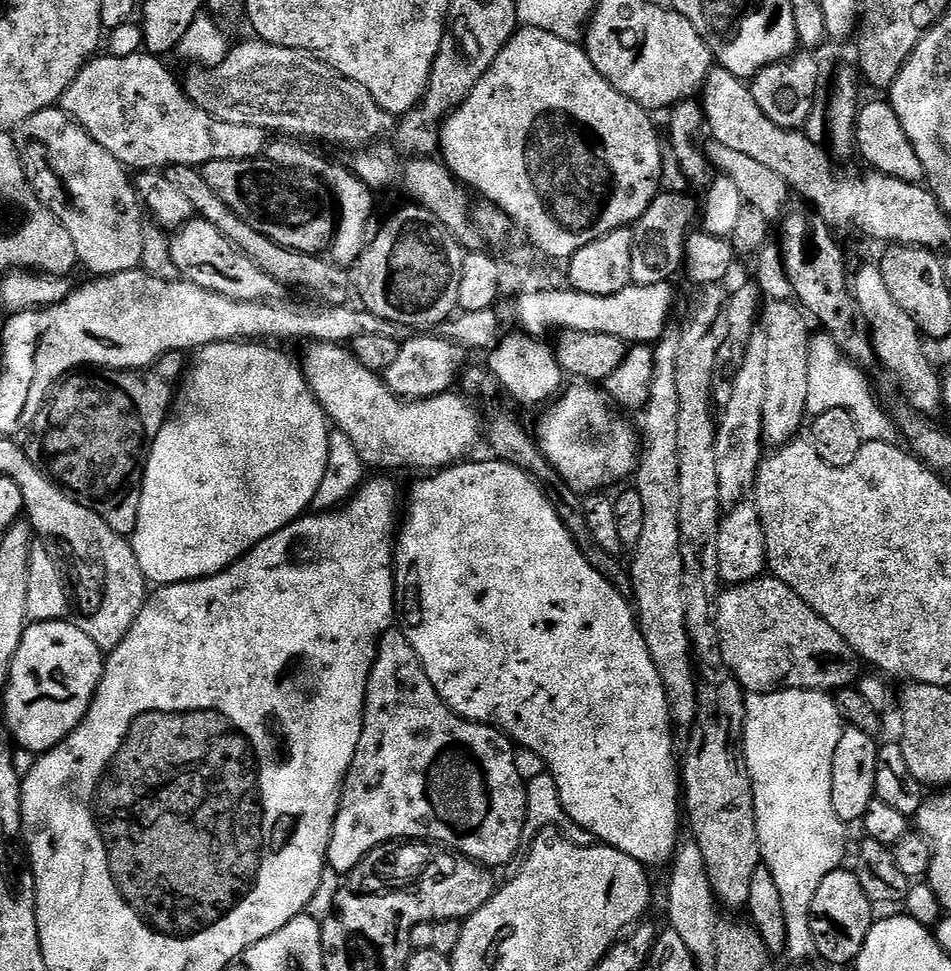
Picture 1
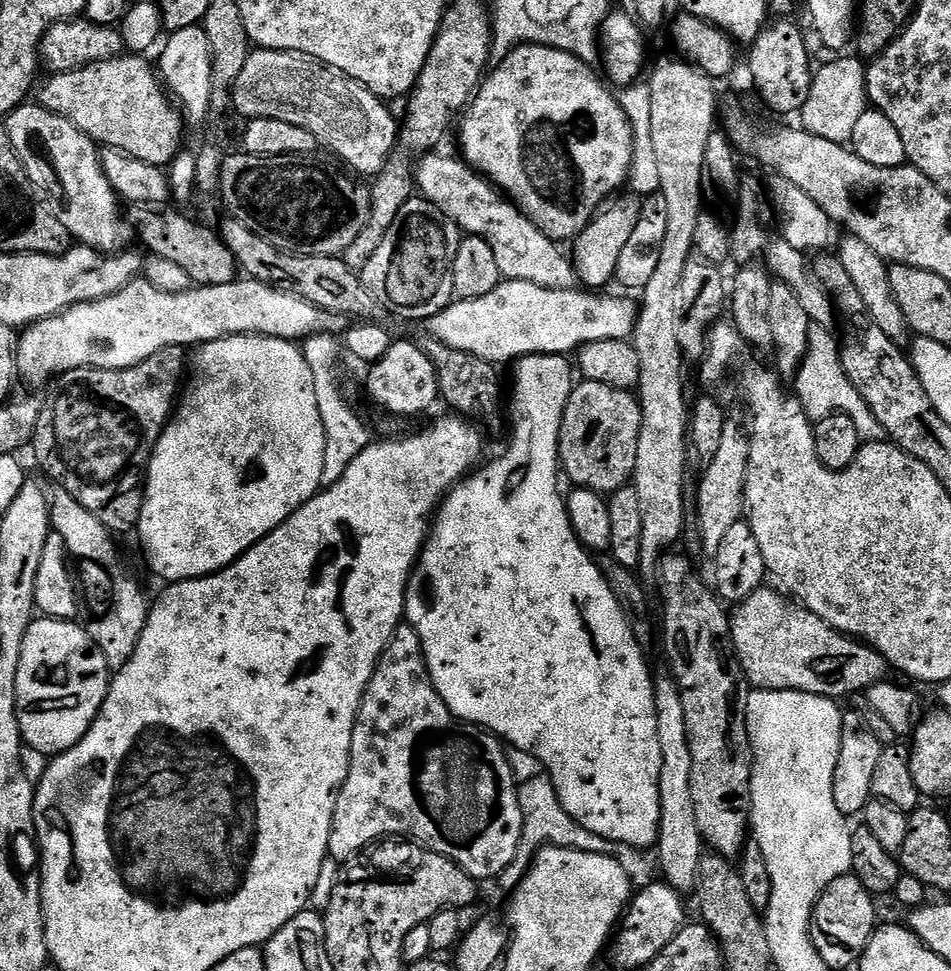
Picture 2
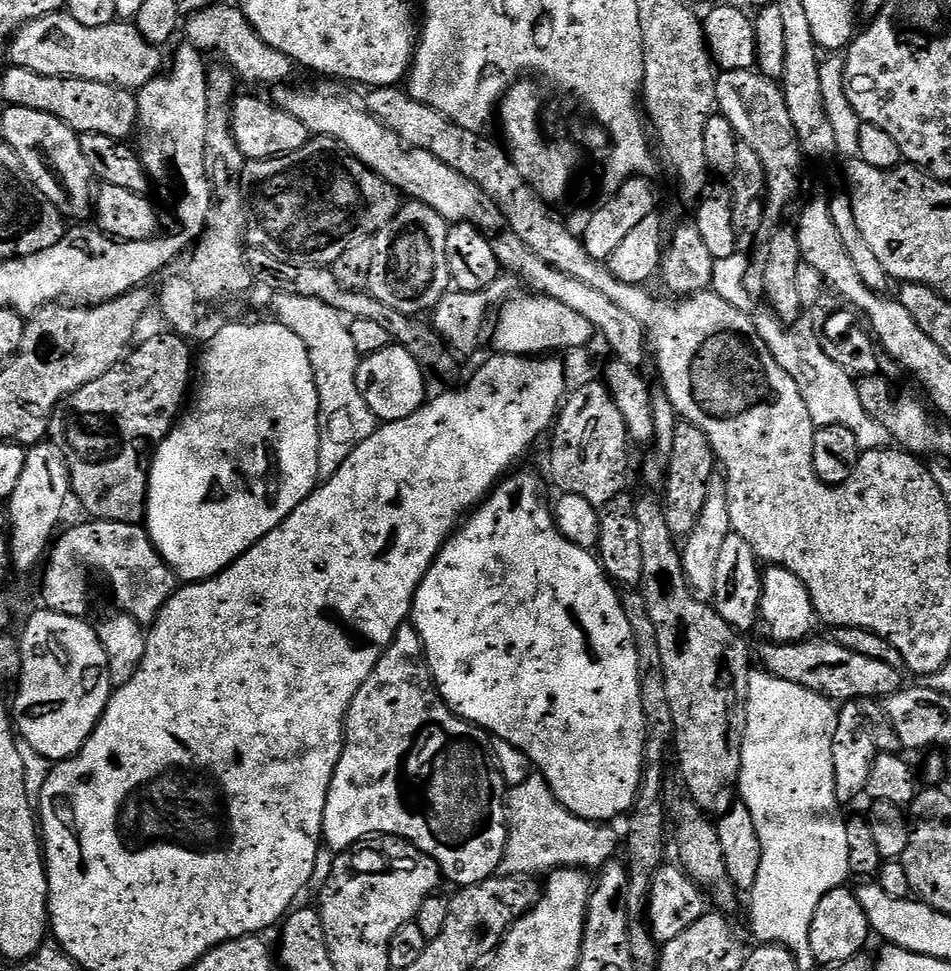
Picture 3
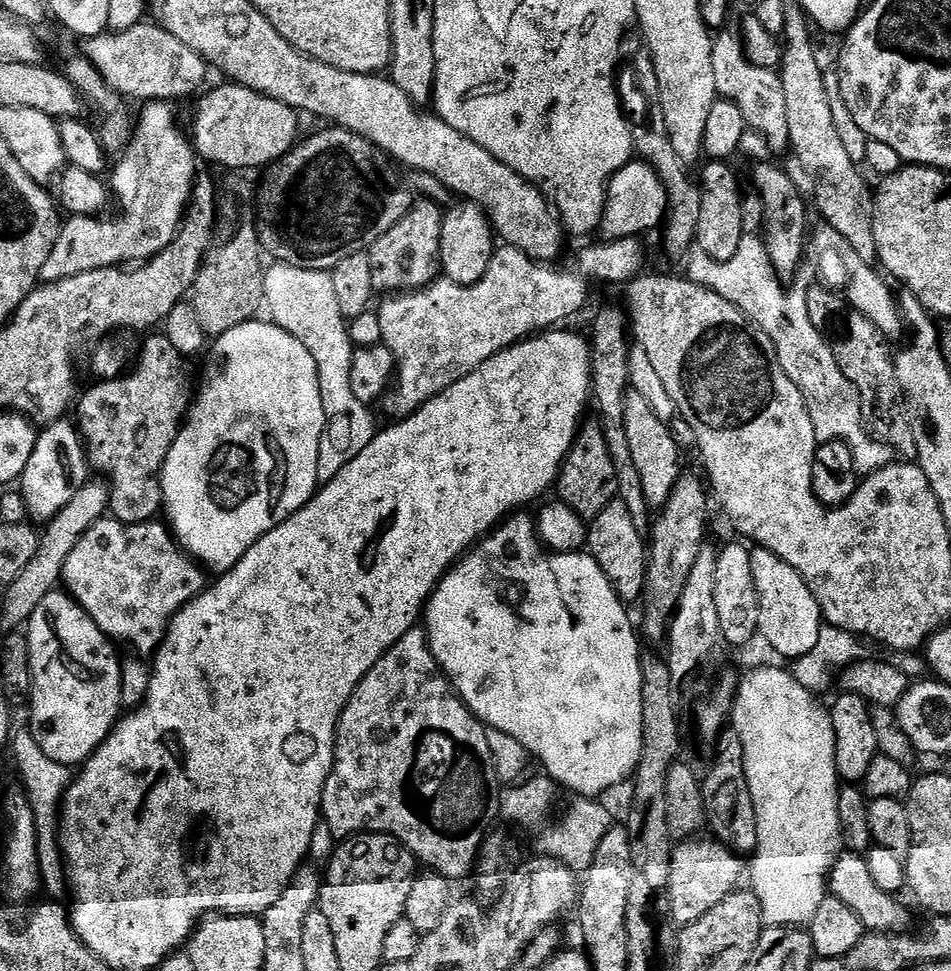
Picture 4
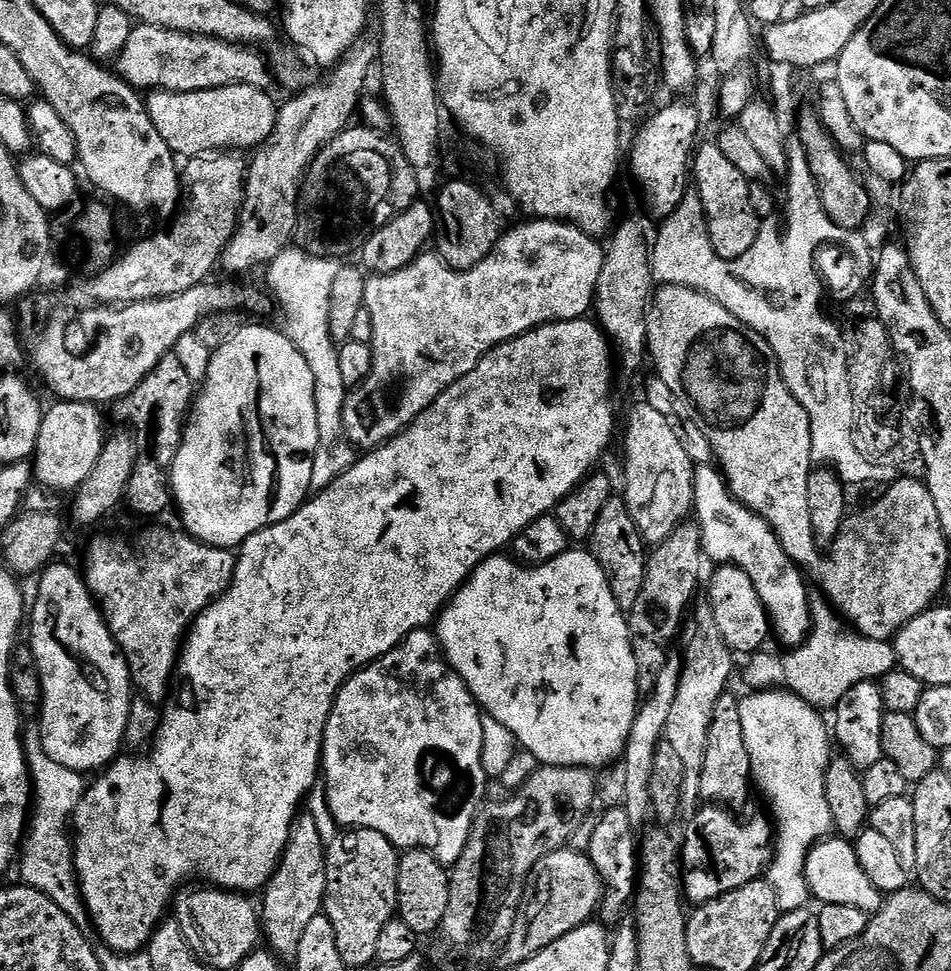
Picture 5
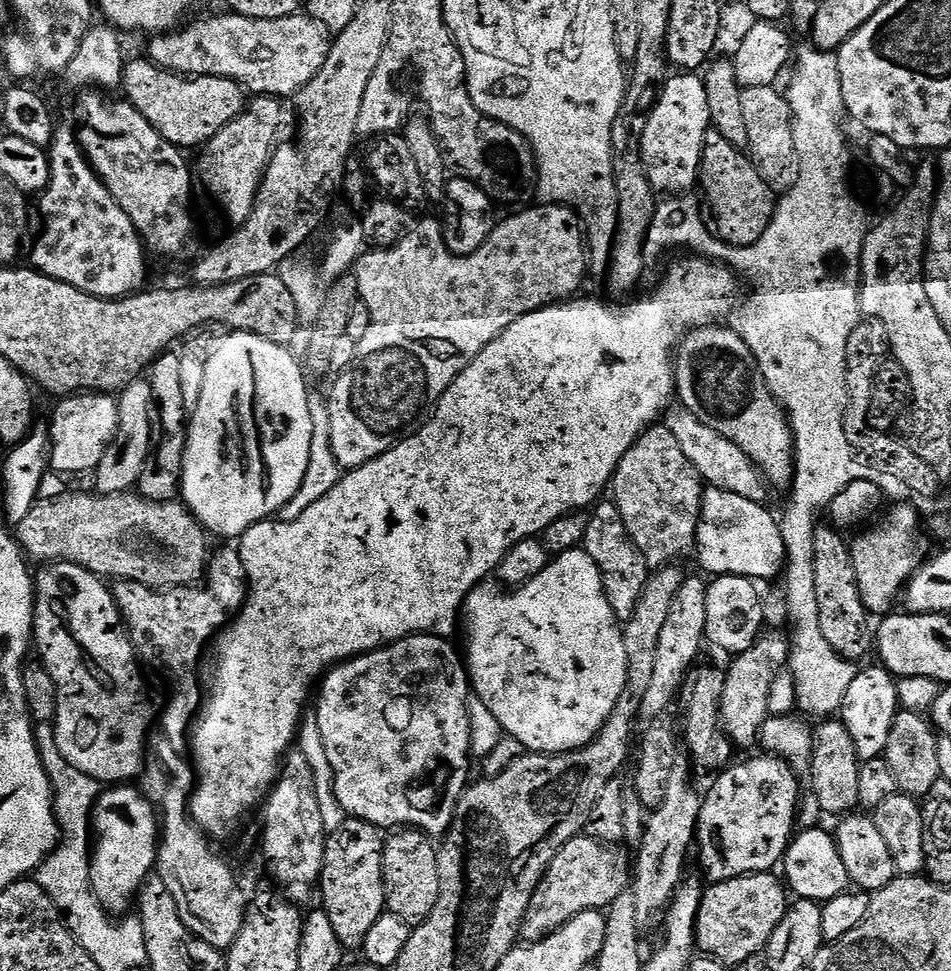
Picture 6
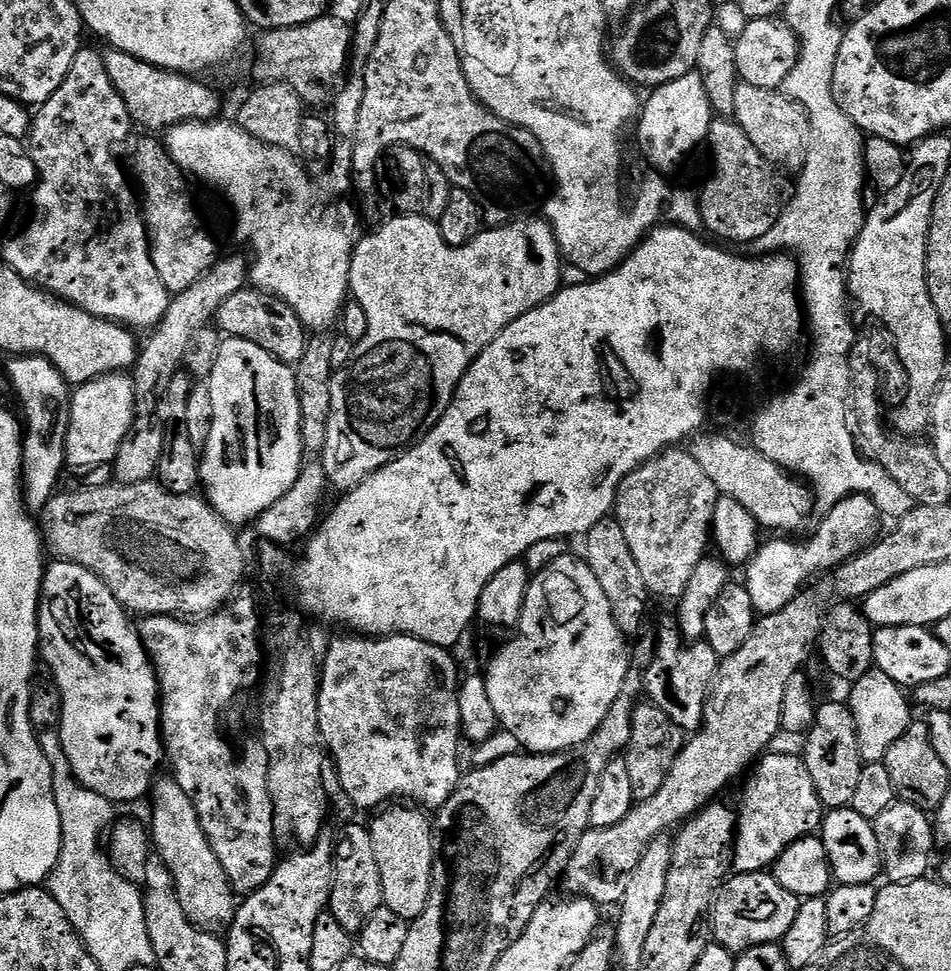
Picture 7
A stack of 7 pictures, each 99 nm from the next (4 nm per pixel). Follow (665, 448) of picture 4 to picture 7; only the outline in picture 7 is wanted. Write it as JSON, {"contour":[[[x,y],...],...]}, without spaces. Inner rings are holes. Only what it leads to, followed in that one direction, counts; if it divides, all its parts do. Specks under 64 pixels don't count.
{"contour":[[[680,446],[659,452],[624,477],[616,491],[614,518],[622,526],[622,534],[626,534],[630,554],[634,554],[642,582],[646,582],[653,597],[679,601],[694,566],[709,551],[715,504],[720,498],[706,470],[694,462],[691,451]]]}

